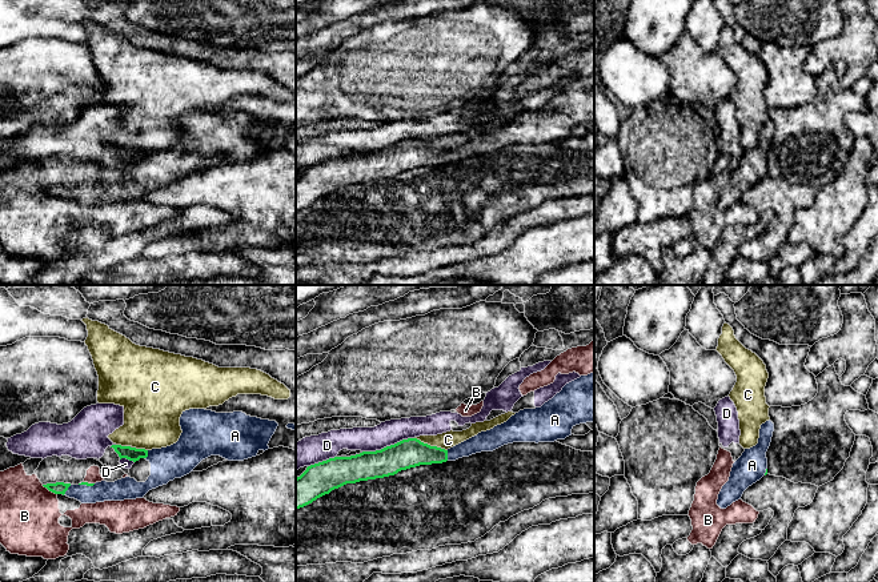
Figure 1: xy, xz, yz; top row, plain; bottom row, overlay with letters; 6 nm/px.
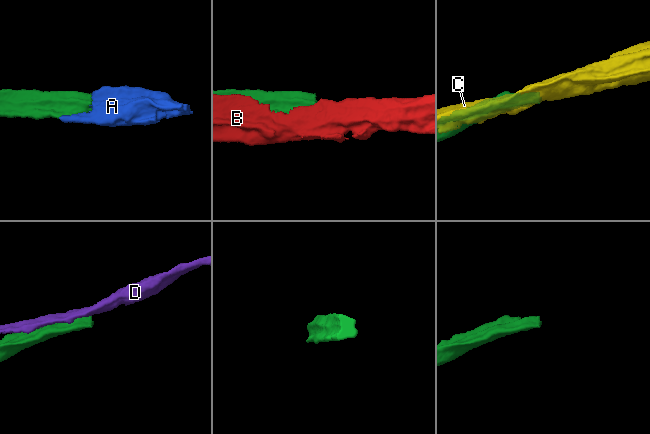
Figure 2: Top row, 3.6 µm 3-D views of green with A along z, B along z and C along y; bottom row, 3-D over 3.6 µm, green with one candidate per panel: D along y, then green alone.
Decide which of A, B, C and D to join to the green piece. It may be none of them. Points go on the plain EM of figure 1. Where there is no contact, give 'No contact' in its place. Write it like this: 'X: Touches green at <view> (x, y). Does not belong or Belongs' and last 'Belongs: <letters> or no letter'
A: Touches green at xy (67, 191). Belongs
B: Touches green at xy (49, 192). Does not belong
C: Touches green at xz (429, 147). Does not belong
D: Touches green at xz (388, 148). Does not belong
Belongs: A

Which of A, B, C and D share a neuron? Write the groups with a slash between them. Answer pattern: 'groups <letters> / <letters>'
groups A / B D / C

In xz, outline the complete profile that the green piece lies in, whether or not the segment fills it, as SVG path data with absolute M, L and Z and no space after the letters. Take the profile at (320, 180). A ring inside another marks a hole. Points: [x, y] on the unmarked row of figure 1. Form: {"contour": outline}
{"contour": "M594 73L566 85L541 109L520 112L506 124L448 152L408 140L381 152L310 166L296 180L296 212L346 185L394 177L420 166L456 162L513 144L565 141L576 127L586 124L594 124Z"}

